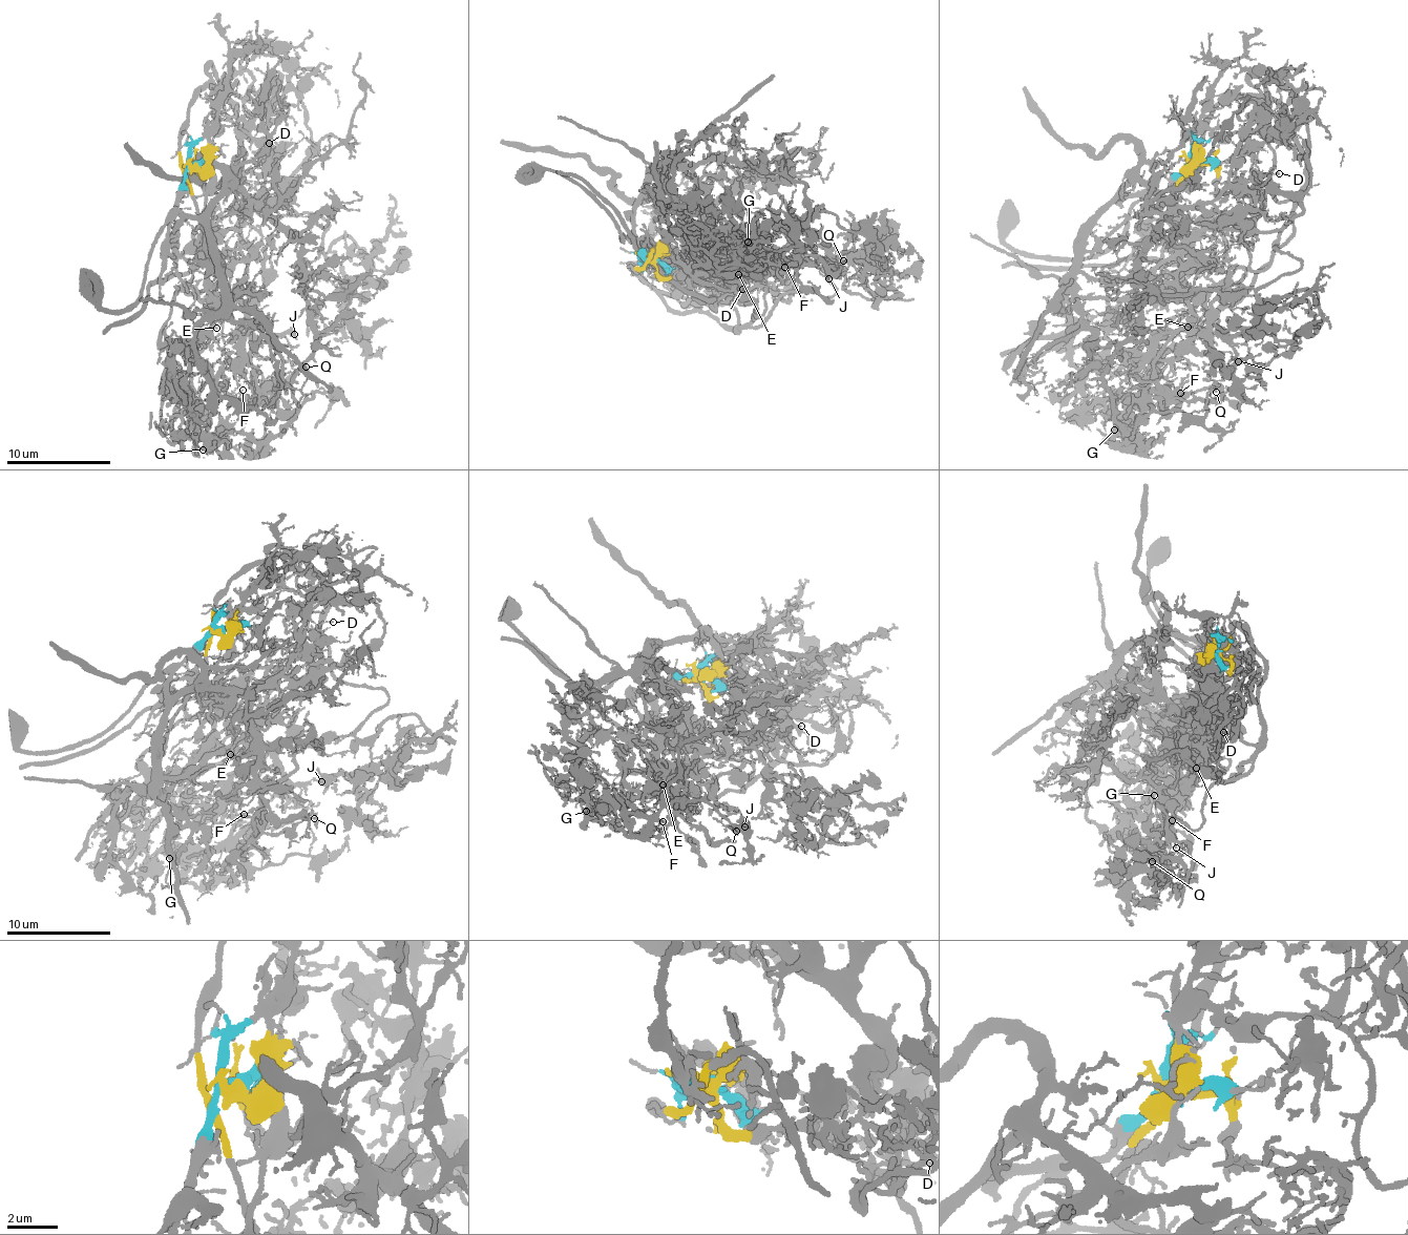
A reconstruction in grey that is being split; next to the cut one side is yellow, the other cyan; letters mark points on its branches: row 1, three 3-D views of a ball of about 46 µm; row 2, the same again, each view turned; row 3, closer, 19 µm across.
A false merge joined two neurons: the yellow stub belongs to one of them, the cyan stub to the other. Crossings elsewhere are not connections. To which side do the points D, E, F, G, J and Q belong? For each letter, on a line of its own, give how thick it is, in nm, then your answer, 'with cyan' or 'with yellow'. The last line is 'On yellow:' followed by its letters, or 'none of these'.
D: 110 nm thick; with yellow
E: 110 nm thick; with yellow
F: 120 nm thick; with yellow
G: 130 nm thick; with yellow
J: 90 nm thick; with yellow
Q: 170 nm thick; with yellow
On yellow: D, E, F, G, J, Q

